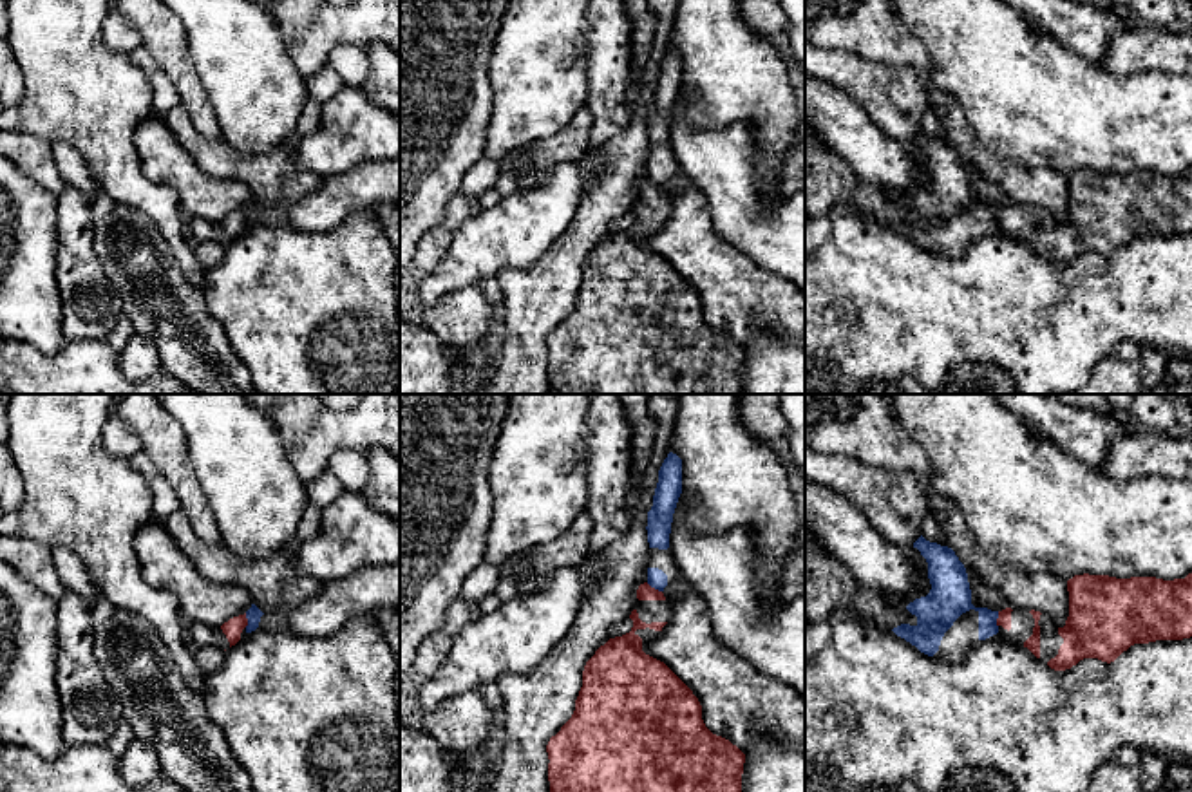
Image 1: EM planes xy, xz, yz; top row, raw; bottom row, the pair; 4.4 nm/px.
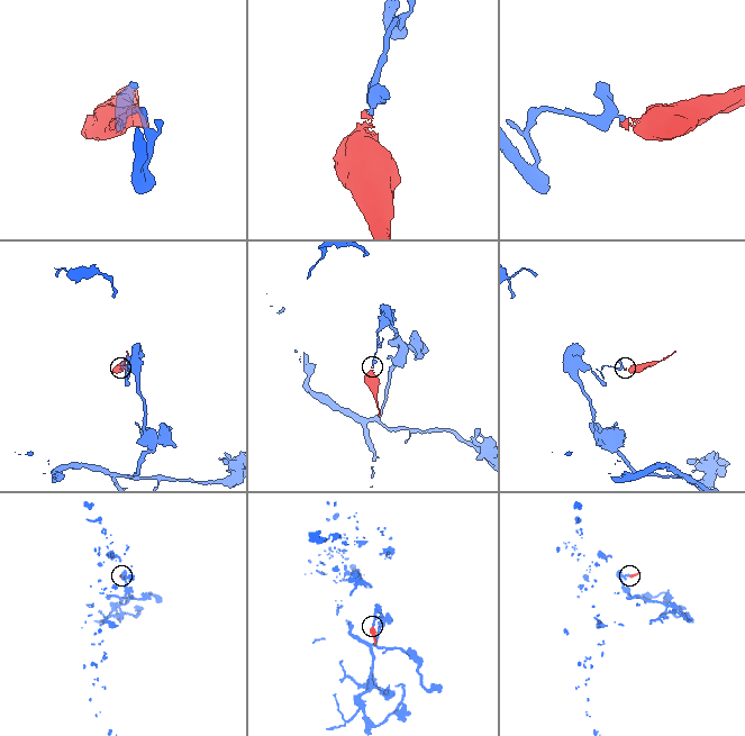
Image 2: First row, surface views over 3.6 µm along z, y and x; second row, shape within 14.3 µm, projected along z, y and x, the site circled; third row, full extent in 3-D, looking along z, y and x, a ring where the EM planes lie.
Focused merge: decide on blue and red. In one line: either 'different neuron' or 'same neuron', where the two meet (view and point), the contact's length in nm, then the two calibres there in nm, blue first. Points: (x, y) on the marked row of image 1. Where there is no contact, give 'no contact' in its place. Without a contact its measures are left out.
same neuron | xz (653, 586) | 80 nm | 90/70 nm

